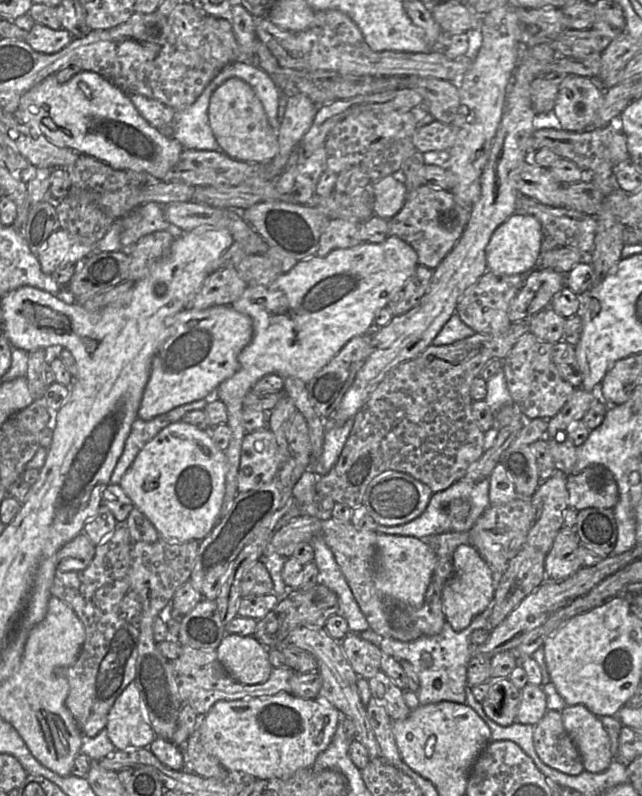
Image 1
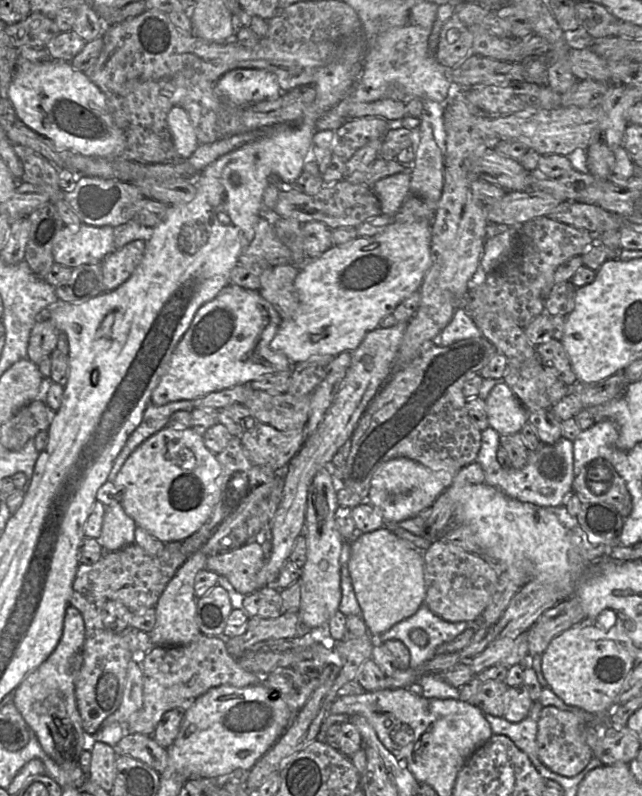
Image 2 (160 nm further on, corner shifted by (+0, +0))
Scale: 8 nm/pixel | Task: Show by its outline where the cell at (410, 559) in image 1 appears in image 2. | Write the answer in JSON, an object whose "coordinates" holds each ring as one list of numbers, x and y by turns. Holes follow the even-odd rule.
{"coordinates":[[388,527,365,534,356,534,348,543,347,564,357,601,363,613,368,633,377,638,395,624,414,615,423,605,426,593,423,554,415,546,397,537]]}

